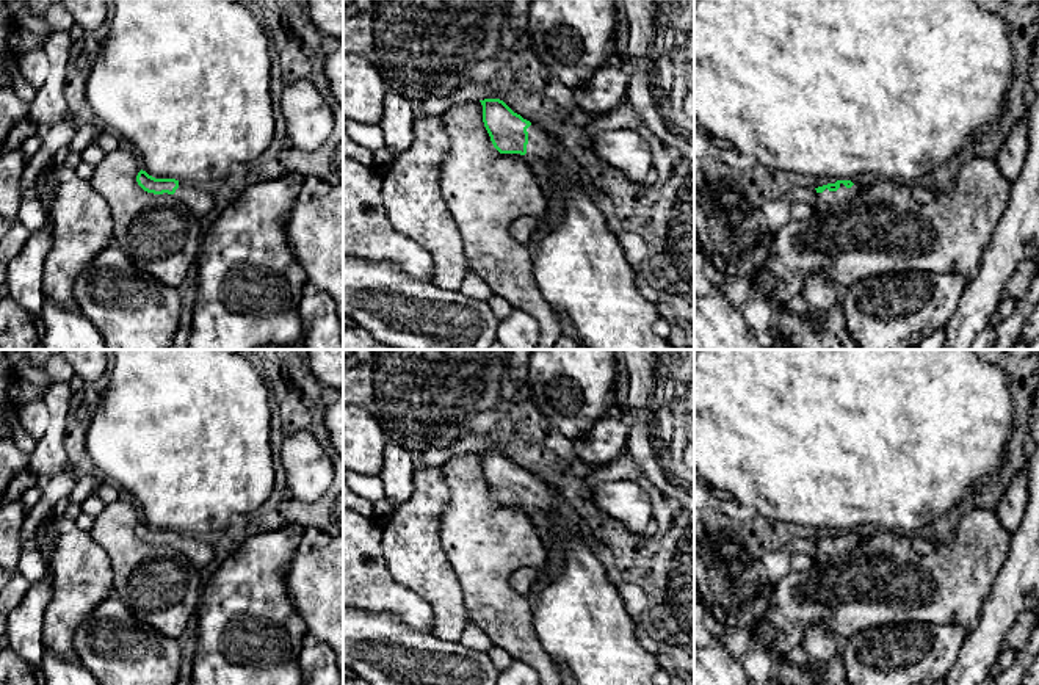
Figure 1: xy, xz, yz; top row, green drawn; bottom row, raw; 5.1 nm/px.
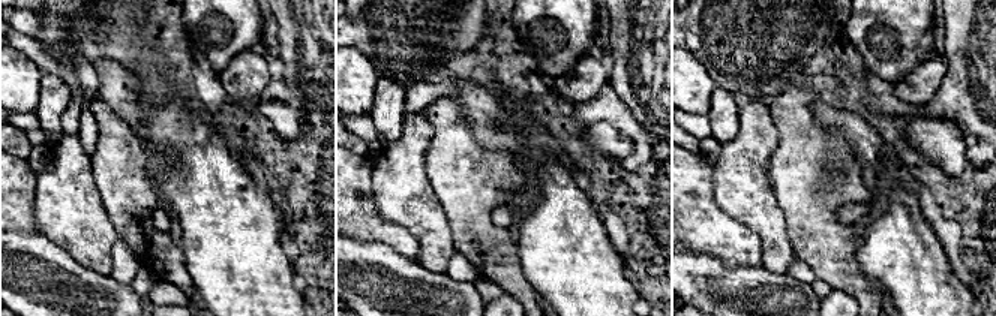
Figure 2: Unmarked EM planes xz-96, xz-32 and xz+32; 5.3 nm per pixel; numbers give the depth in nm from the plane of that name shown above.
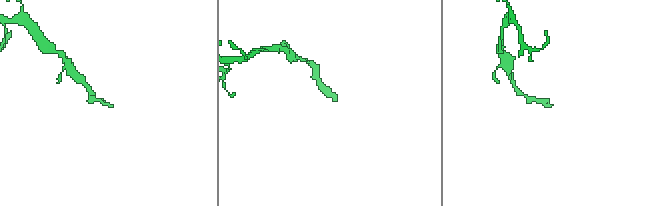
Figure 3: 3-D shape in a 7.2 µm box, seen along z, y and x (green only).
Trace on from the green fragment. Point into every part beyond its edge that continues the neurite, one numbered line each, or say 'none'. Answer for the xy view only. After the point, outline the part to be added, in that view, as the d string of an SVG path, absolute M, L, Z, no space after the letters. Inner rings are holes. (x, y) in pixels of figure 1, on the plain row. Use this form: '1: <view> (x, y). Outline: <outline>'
1: xy (199, 554). Outline: M179 531L179 539L172 547L185 555L197 569L202 569L215 558L215 547L199 541L190 533Z

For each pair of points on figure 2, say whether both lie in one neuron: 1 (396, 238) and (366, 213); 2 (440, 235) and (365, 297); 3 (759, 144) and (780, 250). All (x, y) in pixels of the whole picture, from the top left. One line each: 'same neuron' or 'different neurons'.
1: same neuron
2: different neurons
3: same neuron

